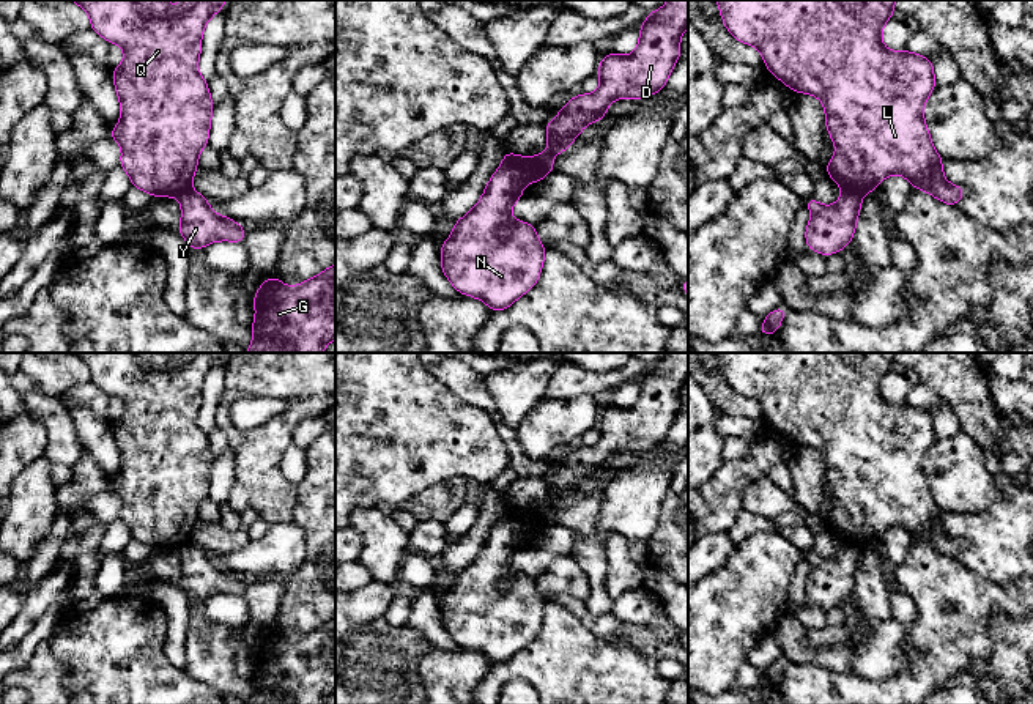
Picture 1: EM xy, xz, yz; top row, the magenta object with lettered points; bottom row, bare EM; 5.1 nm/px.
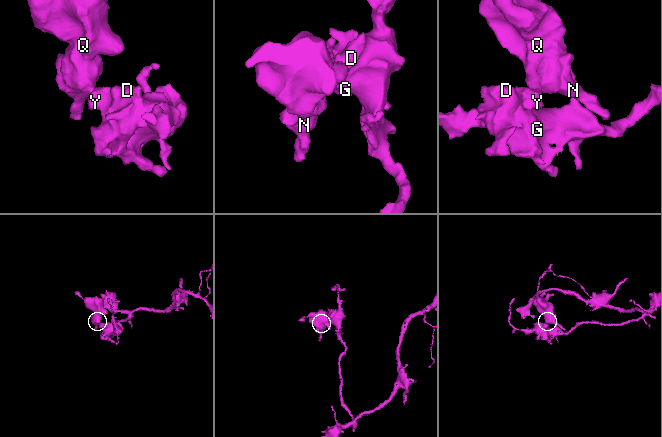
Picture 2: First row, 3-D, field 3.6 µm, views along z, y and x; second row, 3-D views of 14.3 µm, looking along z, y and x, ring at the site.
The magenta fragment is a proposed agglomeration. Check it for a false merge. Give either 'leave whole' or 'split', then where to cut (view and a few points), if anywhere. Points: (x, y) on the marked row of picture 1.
split | xz (534, 156), (544, 175)

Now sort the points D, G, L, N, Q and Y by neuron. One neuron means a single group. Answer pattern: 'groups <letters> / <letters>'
groups D G Y / L N Q

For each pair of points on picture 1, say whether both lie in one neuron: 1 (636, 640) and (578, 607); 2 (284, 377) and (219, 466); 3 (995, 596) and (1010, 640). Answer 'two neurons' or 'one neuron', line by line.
1: one neuron
2: two neurons
3: two neurons

